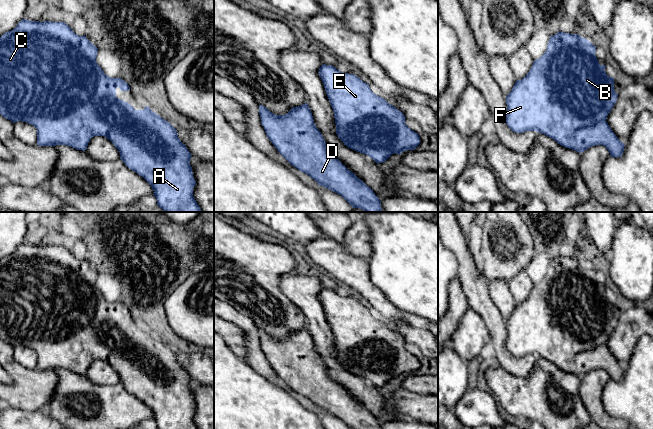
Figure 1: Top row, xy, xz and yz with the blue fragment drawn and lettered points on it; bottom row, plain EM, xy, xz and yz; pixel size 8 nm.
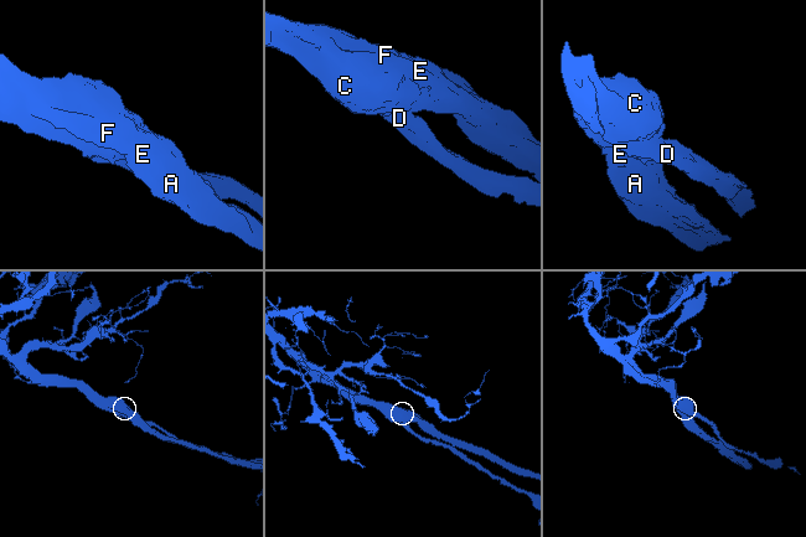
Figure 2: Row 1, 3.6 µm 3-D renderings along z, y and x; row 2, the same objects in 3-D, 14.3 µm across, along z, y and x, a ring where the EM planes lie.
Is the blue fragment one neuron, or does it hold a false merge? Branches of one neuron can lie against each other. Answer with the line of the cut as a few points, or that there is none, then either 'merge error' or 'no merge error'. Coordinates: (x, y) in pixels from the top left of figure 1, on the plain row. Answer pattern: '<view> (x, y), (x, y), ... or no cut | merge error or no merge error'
no cut | no merge error

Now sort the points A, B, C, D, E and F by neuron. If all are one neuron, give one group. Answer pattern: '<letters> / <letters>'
A B C D E F

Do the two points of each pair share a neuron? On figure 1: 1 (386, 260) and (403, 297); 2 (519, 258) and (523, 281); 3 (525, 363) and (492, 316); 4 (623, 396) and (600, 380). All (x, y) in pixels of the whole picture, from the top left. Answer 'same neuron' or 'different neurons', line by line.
1: same neuron
2: same neuron
3: same neuron
4: different neurons

